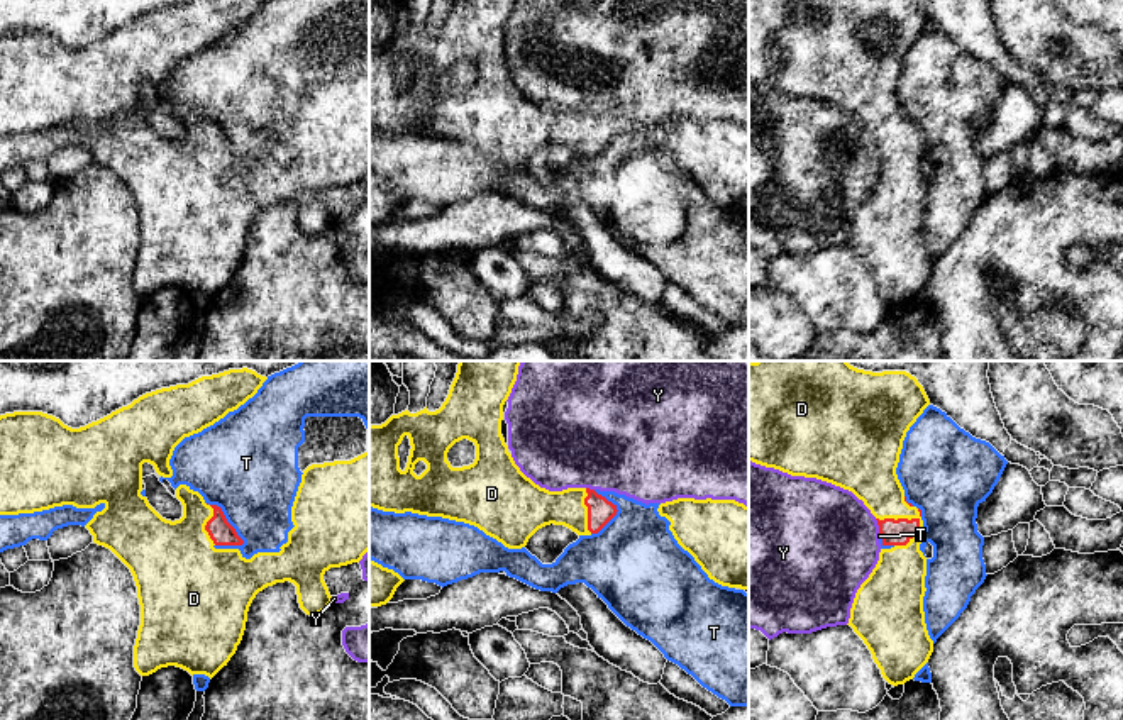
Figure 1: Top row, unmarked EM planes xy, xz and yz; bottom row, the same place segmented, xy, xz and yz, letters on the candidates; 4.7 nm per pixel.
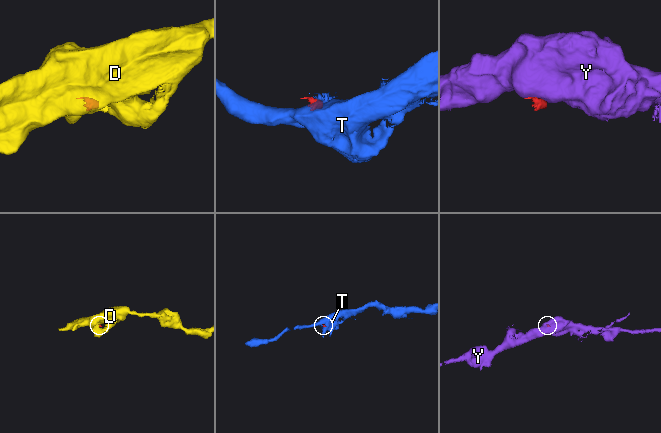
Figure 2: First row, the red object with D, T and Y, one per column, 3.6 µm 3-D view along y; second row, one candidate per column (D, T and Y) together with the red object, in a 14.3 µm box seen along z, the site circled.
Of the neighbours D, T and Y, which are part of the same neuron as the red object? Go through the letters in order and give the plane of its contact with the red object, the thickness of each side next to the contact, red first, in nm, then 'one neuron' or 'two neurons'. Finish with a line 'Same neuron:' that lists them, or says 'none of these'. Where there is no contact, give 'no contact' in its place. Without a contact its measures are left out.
D: contact in yz; calibres 130 and 240 nm; one neuron
T: contact in xy; calibres 110 and 420 nm; two neurons
Y: contact in yz; calibres 130 and 480 nm; two neurons
Same neuron: D

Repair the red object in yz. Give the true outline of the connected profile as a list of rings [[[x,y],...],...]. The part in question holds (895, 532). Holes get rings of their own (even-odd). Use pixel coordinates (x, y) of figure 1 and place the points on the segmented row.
[[[847,361],[749,363],[749,461],[849,490],[877,520],[884,547],[876,568],[855,593],[847,625],[864,640],[882,678],[893,686],[913,679],[933,652],[923,612],[927,557],[920,551],[925,530],[921,510],[906,501],[896,474],[906,432],[928,405],[923,386],[906,371],[872,373]]]

